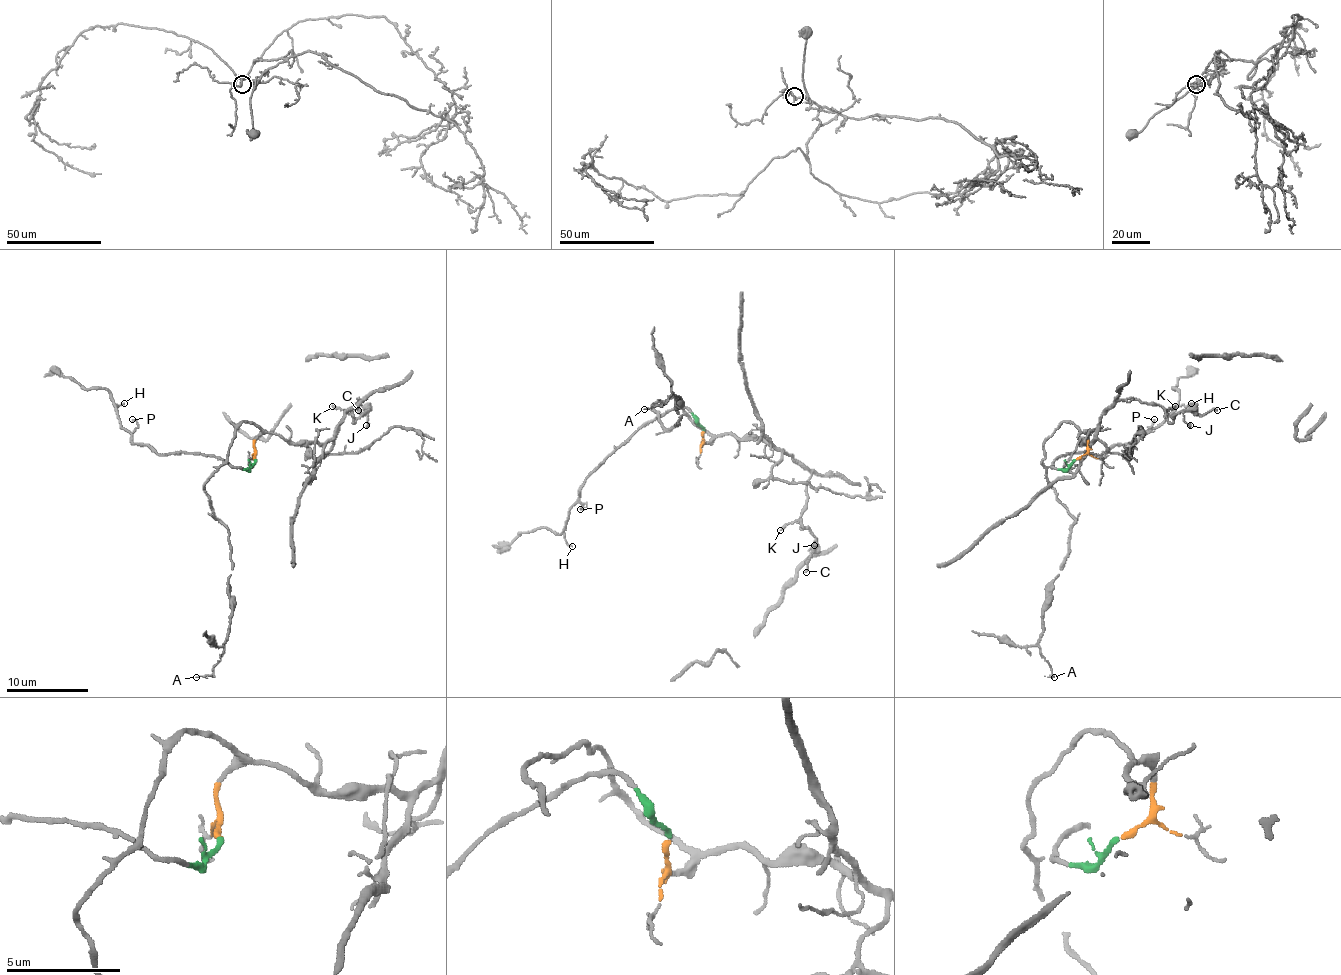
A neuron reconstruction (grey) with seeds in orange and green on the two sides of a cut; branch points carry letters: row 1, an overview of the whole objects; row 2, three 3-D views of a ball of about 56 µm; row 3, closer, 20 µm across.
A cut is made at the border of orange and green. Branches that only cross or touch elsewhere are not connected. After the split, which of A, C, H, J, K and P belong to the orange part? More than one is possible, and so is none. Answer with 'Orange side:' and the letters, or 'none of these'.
Orange side: A, C, J, K

